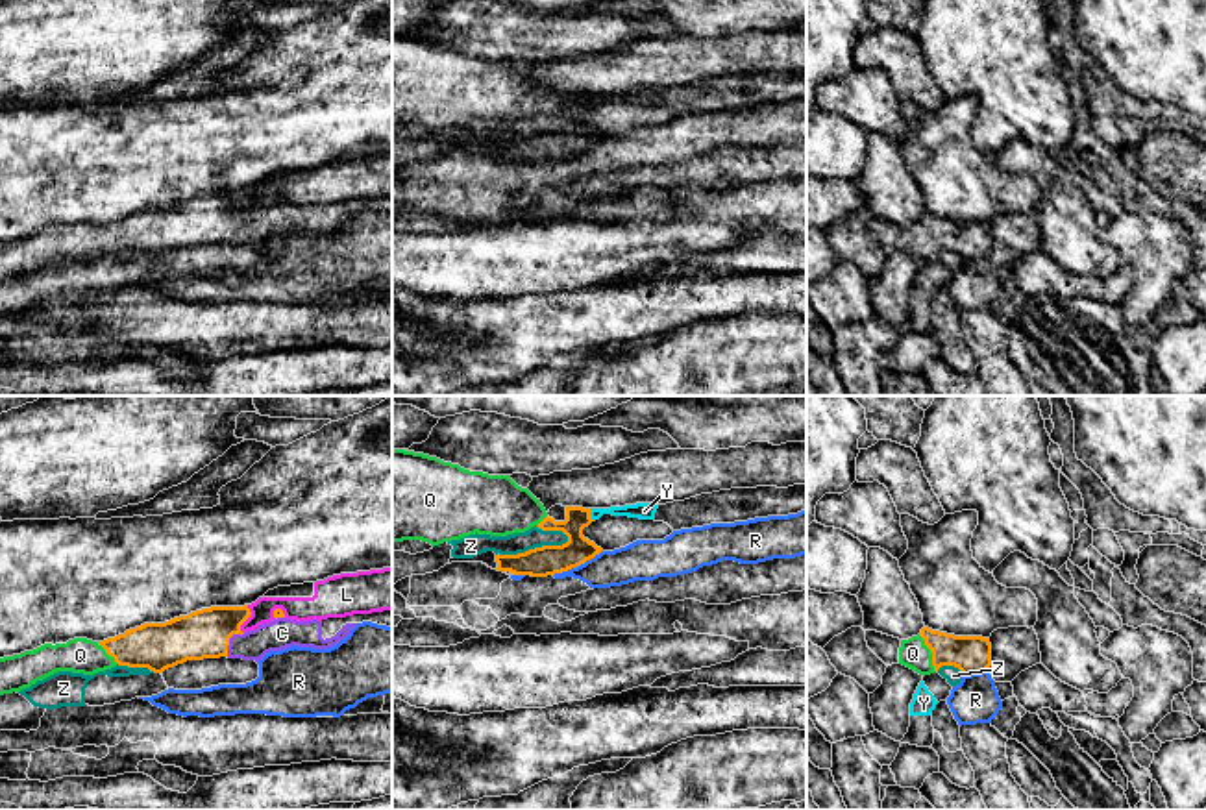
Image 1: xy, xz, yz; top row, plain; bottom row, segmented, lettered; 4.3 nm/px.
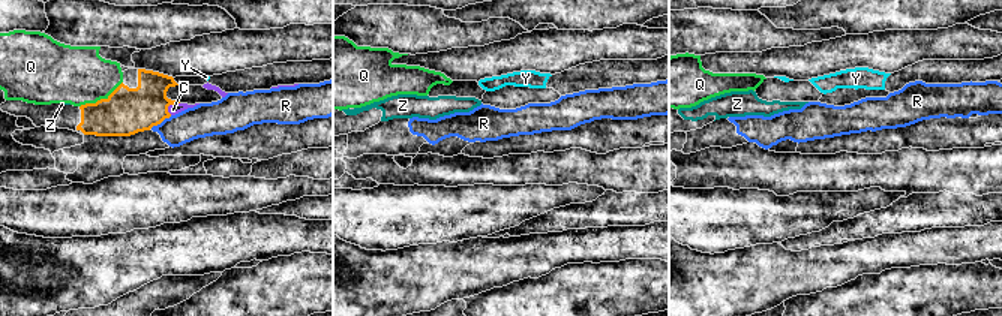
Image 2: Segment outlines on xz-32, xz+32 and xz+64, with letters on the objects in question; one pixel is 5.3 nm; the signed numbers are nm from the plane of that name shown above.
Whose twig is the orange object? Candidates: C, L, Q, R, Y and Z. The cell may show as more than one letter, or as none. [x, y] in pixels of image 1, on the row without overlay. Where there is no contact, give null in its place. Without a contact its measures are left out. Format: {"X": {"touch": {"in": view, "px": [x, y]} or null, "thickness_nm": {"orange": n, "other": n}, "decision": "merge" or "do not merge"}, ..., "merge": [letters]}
{"C": {"touch": {"in": "xy", "px": [228, 226]}, "thickness_nm": {"orange": 220, "other": 140}, "decision": "merge"}, "L": {"touch": {"in": "xy", "px": [246, 204]}, "thickness_nm": {"orange": 220, "other": 110}, "decision": "do not merge"}, "Q": {"touch": {"in": "yz", "px": [931, 237]}, "thickness_nm": {"orange": 160, "other": 130}, "decision": "merge"}, "R": {"touch": {"in": "xz", "px": [578, 150]}, "thickness_nm": {"orange": 130, "other": 160}, "decision": "do not merge"}, "Y": {"touch": {"in": "xz", "px": [589, 100]}, "thickness_nm": {"orange": 130, "other": 80}, "decision": "do not merge"}, "Z": {"touch": {"in": "xz", "px": [535, 134]}, "thickness_nm": {"orange": 130, "other": 90}, "decision": "do not merge"}, "merge": ["C", "Q"]}

